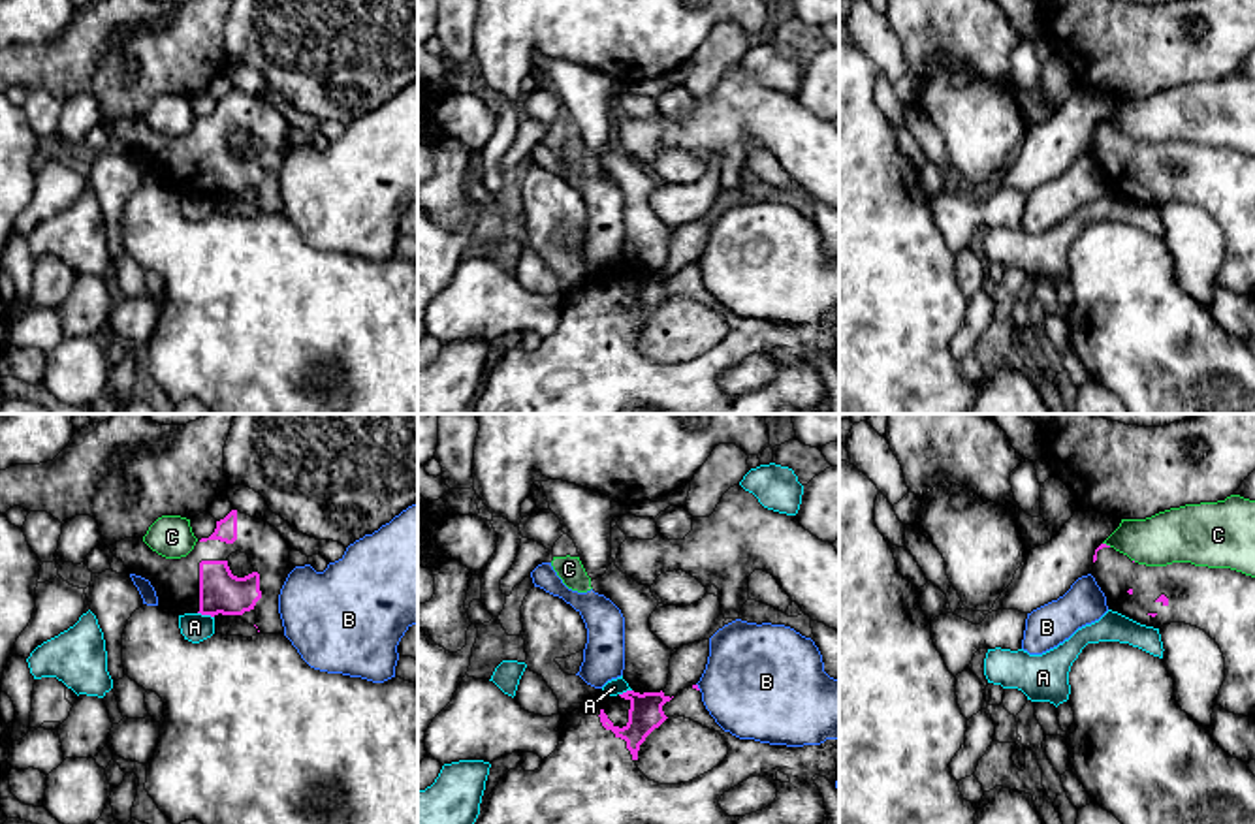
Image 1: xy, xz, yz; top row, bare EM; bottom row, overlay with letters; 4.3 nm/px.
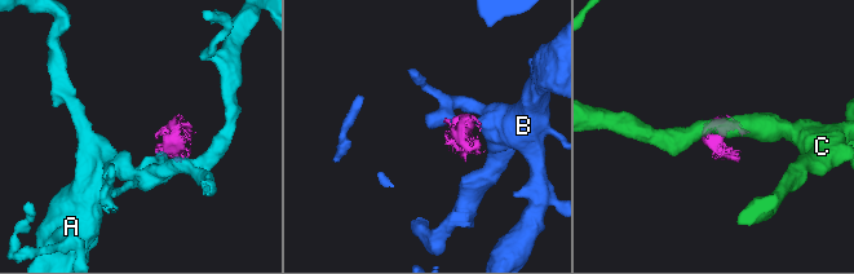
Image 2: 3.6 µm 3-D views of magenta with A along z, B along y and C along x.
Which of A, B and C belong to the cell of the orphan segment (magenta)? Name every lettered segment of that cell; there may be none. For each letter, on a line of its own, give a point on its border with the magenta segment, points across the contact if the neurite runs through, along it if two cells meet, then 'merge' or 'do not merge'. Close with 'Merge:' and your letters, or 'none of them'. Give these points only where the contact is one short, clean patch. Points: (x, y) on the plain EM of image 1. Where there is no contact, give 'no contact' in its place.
A: xy (206, 192) | along xy (198, 190), (213, 196) | do not merge
B: xz (697, 266) | do not merge
C: yz (1105, 123) | do not merge
Merge: none of them

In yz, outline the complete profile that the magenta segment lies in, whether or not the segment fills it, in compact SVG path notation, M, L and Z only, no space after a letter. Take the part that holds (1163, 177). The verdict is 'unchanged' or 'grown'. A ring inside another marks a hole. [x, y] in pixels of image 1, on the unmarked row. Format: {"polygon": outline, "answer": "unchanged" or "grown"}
{"polygon": "M1106 122L1093 141L1108 188L1153 207L1185 201L1204 209L1225 237L1217 284L1255 295L1255 156L1191 141L1146 145Z", "answer": "grown"}

